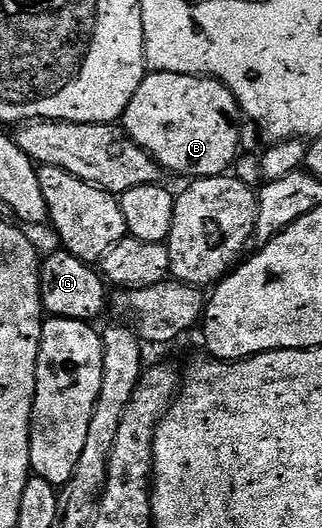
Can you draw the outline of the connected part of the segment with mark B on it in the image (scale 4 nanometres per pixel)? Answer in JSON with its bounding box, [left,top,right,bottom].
[121,71,241,179]

